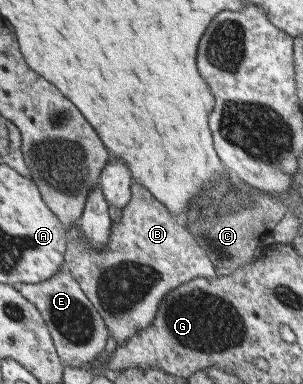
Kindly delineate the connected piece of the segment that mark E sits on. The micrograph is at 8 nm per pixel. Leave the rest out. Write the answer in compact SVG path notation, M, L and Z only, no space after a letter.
M68 270L55 273L47 281L18 284L16 289L39 311L63 366L81 367L93 363L95 356L103 350L107 342L108 327L96 307L86 297L80 283Z

